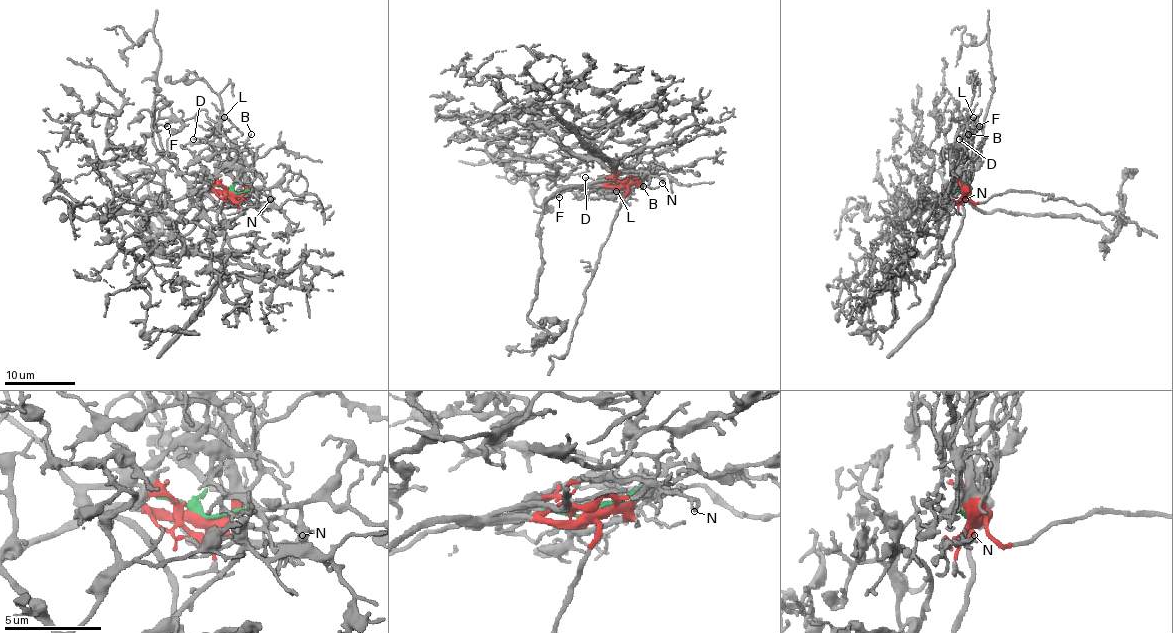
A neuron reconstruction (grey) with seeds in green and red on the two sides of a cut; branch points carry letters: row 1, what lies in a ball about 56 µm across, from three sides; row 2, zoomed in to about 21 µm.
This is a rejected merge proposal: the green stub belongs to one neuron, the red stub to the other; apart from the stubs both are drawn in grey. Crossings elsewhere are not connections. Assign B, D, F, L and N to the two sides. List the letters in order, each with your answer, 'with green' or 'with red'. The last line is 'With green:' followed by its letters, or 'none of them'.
B: with red
D: with red
F: with green
L: with red
N: with red
With green: F

